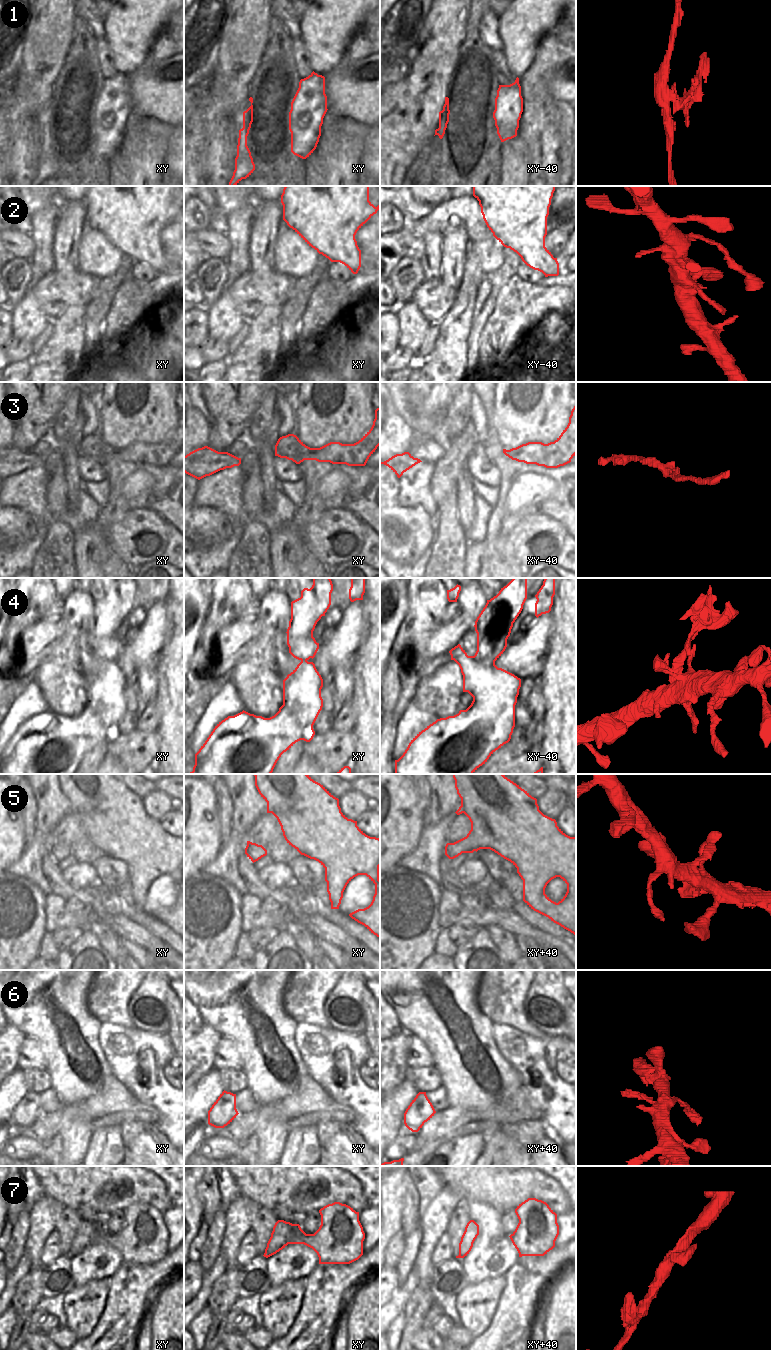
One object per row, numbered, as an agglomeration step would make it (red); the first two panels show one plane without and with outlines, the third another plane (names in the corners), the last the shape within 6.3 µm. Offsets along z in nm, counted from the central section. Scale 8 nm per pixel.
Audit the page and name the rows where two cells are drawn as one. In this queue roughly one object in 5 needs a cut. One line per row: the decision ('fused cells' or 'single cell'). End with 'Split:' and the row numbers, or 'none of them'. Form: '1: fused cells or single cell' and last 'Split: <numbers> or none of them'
1: single cell
2: single cell
3: single cell
4: single cell
5: single cell
6: single cell
7: single cell
Split: none of them

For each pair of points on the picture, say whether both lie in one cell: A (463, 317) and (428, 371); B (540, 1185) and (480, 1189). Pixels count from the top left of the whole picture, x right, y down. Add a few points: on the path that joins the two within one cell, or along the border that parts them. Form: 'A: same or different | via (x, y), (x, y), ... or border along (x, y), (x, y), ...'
A: same | via (454, 330), (451, 347), (441, 358)
B: same | via (525, 1185), (495, 1186)

